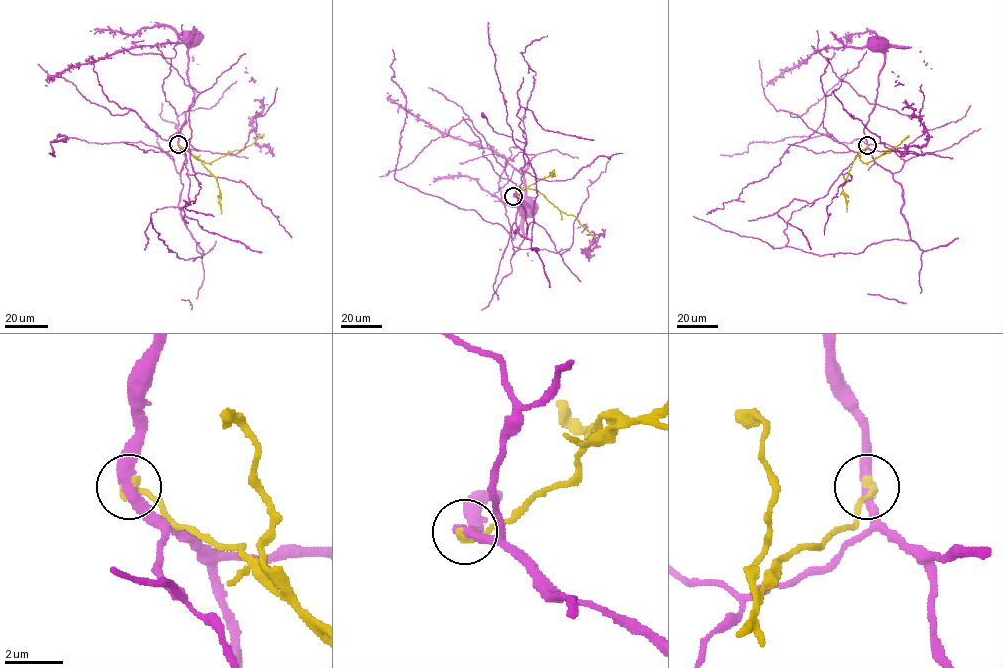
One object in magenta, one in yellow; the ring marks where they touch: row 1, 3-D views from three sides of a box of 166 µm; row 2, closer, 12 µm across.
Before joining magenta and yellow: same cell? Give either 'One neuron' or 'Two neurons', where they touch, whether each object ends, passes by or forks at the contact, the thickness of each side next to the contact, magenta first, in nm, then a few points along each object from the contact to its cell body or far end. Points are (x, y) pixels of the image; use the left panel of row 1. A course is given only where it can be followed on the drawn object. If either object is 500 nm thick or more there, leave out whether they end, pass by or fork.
Two neurons. Place: (178, 144). At the ring magenta passes by. At the ring yellow ends. Thickness 400 nm (magenta) against 340 nm. Course of magenta: (178, 144), (180, 127), (194, 95), (187, 69), (191, 38). Course of yellow: (178, 144), (197, 159), (211, 162), (243, 149), (264, 134)

